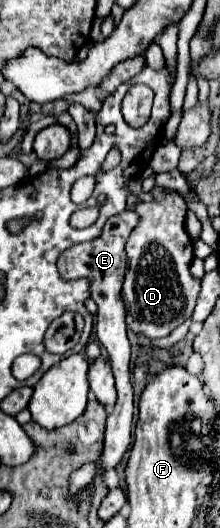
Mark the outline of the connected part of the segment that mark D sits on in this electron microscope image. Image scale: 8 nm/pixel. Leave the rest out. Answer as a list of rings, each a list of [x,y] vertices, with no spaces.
[[[153,190],[153,202],[141,202],[135,212],[141,216],[137,228],[127,240],[127,274],[123,282],[123,302],[127,308],[127,328],[137,336],[157,340],[169,336],[179,324],[191,318],[197,304],[201,282],[191,276],[193,240],[185,230],[187,204],[179,194]]]

